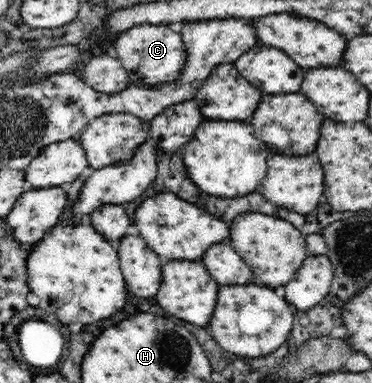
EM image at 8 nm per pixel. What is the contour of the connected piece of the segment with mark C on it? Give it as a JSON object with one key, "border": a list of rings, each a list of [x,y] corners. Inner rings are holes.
{"border":[[[145,24],[125,30],[125,33],[117,36],[115,50],[129,75],[130,82],[135,85],[157,86],[165,81],[172,81],[177,78],[186,61],[181,35],[171,30],[168,25]]]}

